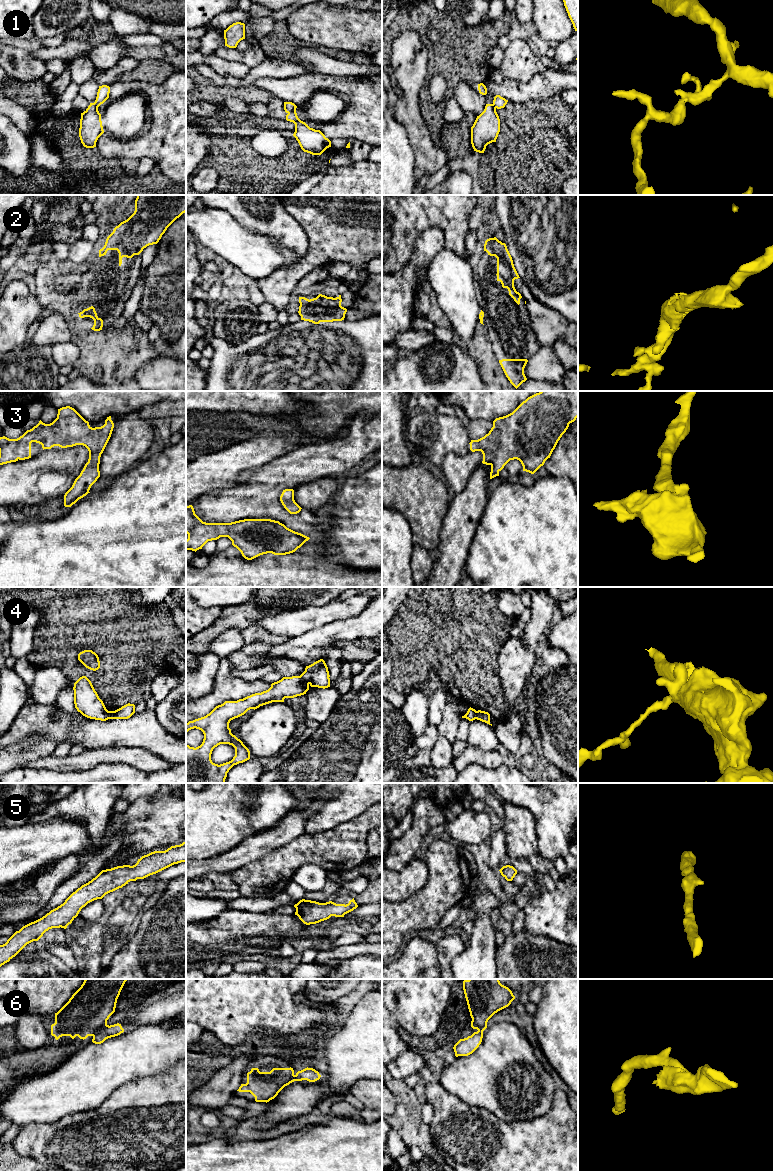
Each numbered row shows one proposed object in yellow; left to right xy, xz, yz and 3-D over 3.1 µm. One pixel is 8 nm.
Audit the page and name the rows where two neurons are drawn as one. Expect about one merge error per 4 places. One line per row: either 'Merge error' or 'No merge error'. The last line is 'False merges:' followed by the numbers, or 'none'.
1: No merge error
2: No merge error
3: No merge error
4: Merge error
5: No merge error
6: Merge error
False merges: 4, 6

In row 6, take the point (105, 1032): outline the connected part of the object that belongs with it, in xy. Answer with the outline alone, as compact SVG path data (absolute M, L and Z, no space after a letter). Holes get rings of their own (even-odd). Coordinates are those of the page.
M119 1023L110 1026L106 1024L93 1036L92 1042L95 1044L101 1044L106 1039L118 1036L123 1032L124 1029Z

